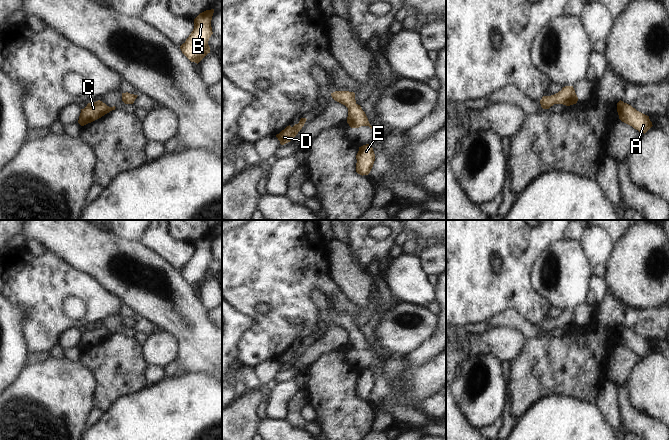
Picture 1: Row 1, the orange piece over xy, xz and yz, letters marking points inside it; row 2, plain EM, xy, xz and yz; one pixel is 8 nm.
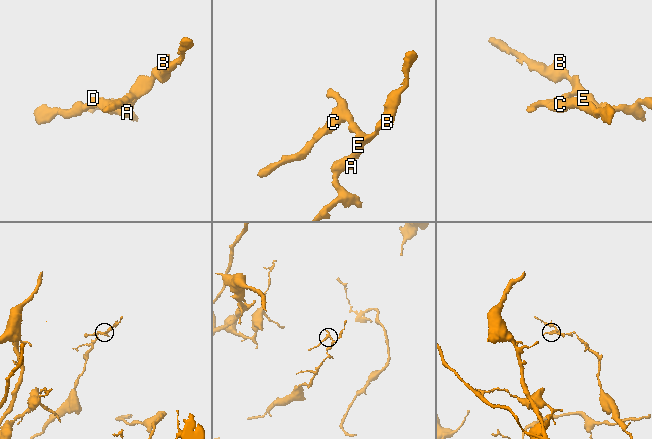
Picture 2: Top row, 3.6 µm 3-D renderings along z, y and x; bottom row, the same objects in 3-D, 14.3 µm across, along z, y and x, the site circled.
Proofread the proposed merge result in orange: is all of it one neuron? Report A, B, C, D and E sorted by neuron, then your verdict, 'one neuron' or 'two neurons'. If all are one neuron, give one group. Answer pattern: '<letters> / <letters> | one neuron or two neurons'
A B C D E | one neuron

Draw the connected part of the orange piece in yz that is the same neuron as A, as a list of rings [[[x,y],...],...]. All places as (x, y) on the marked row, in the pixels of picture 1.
[[[621,100],[617,103],[617,112],[622,122],[632,126],[641,133],[645,134],[653,126],[649,116],[637,111]]]

